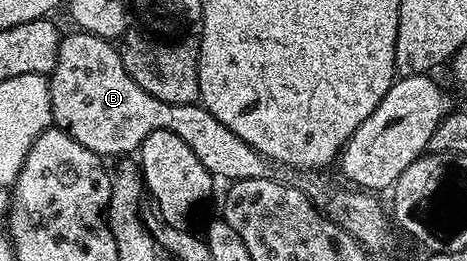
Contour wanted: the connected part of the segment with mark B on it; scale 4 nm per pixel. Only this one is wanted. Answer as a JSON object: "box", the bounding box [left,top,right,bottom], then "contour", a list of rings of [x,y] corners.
{"box":[48,29,275,180],"contour":[[[80,29],[70,32],[62,38],[57,64],[48,76],[52,126],[79,141],[83,149],[91,149],[91,153],[102,157],[129,157],[151,133],[166,131],[183,137],[195,149],[195,157],[218,180],[268,179],[274,174],[275,167],[270,160],[247,145],[243,137],[235,137],[207,108],[197,103],[171,105],[159,101],[159,97],[151,97],[147,89],[139,89],[127,69],[123,69],[120,50],[110,40]]]}

